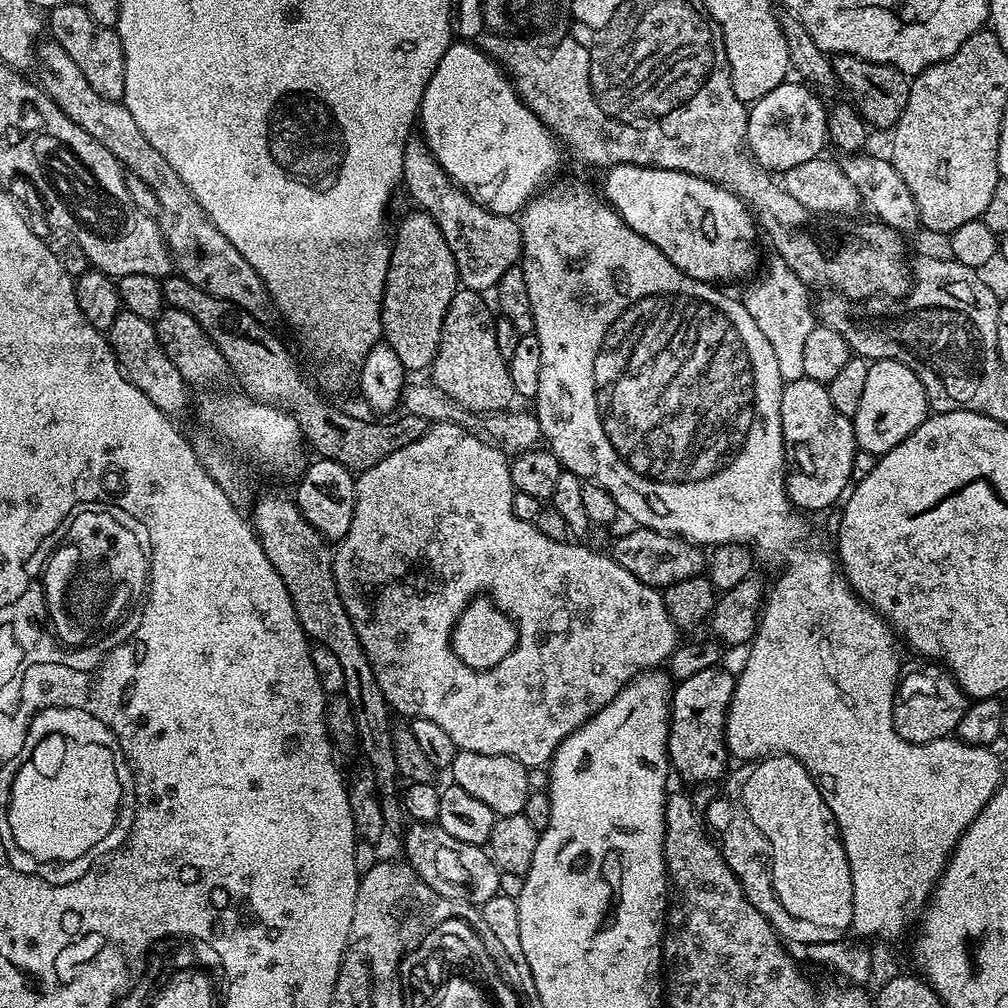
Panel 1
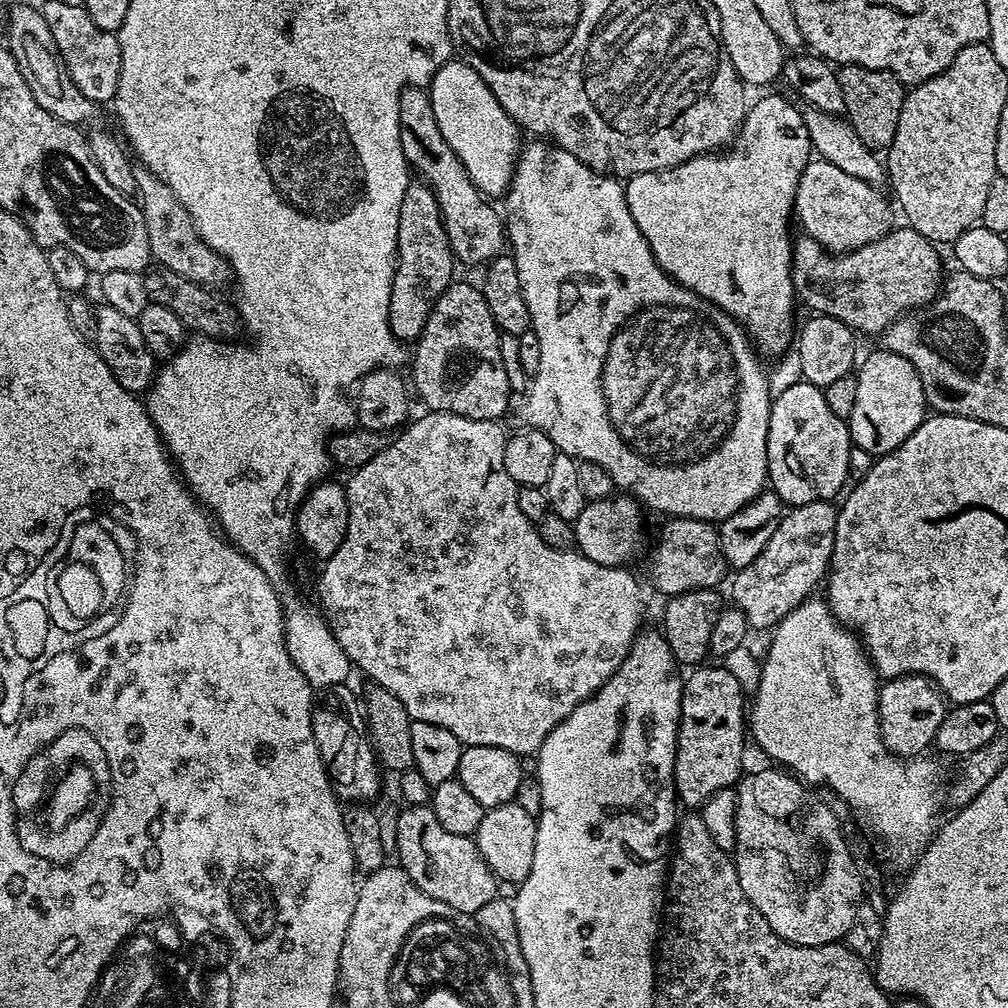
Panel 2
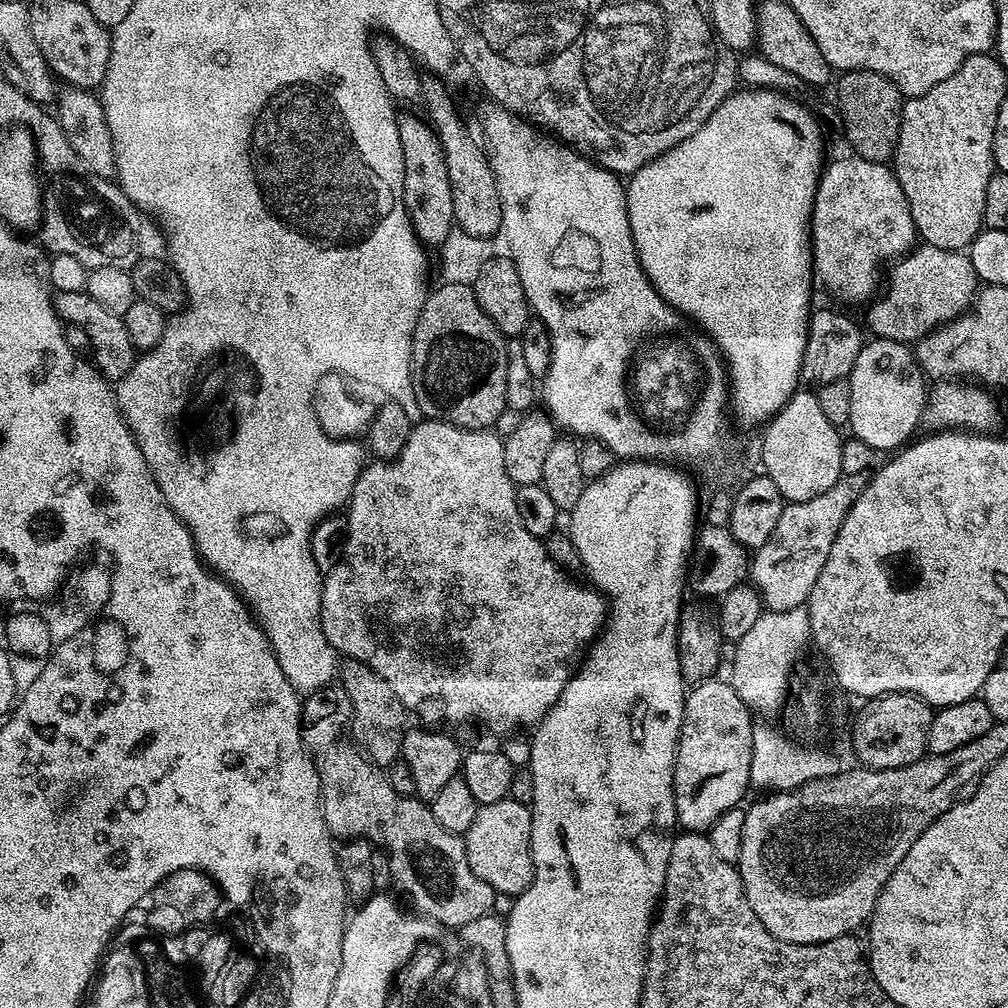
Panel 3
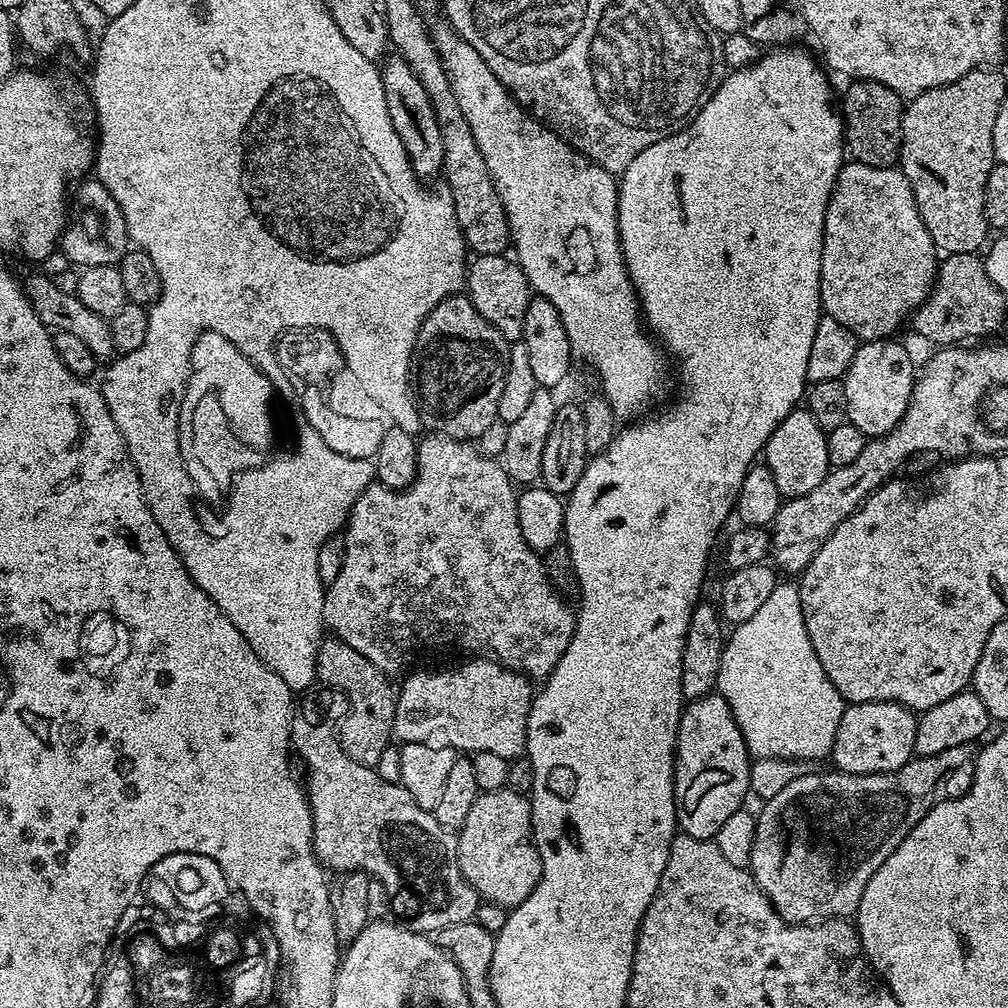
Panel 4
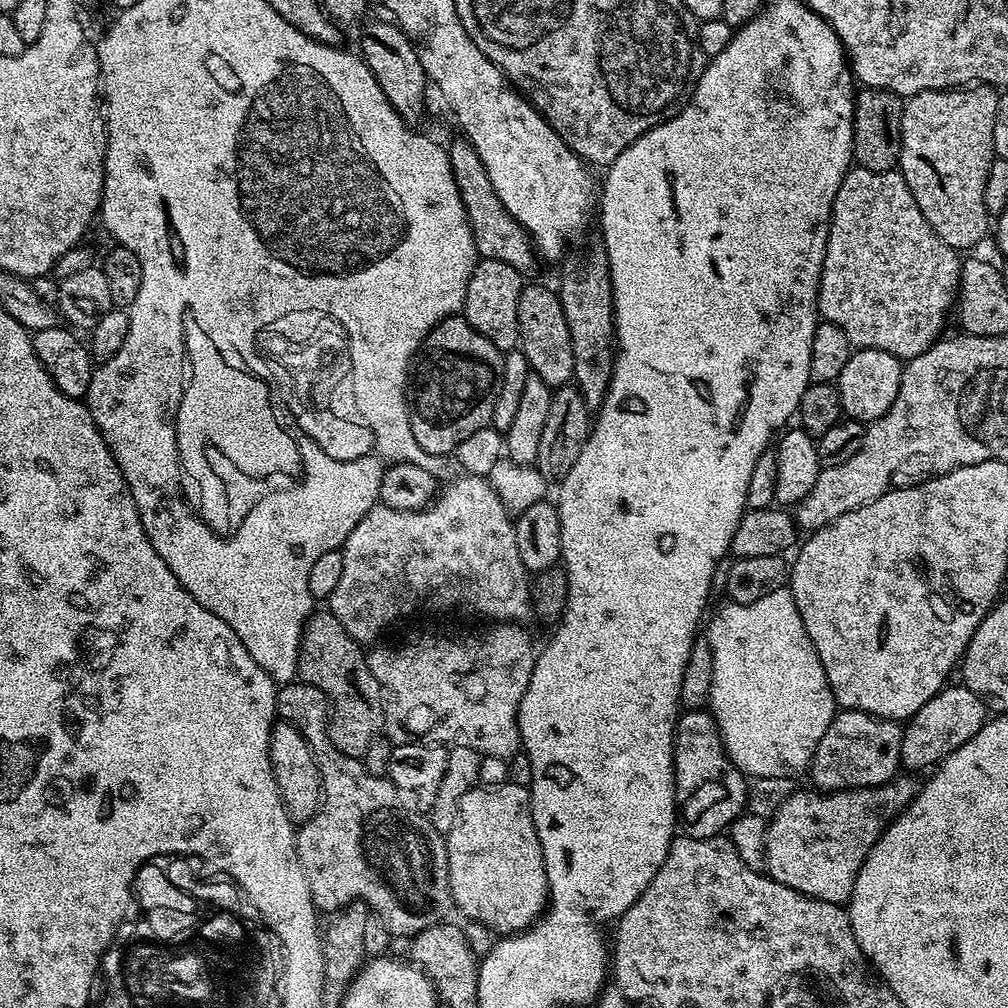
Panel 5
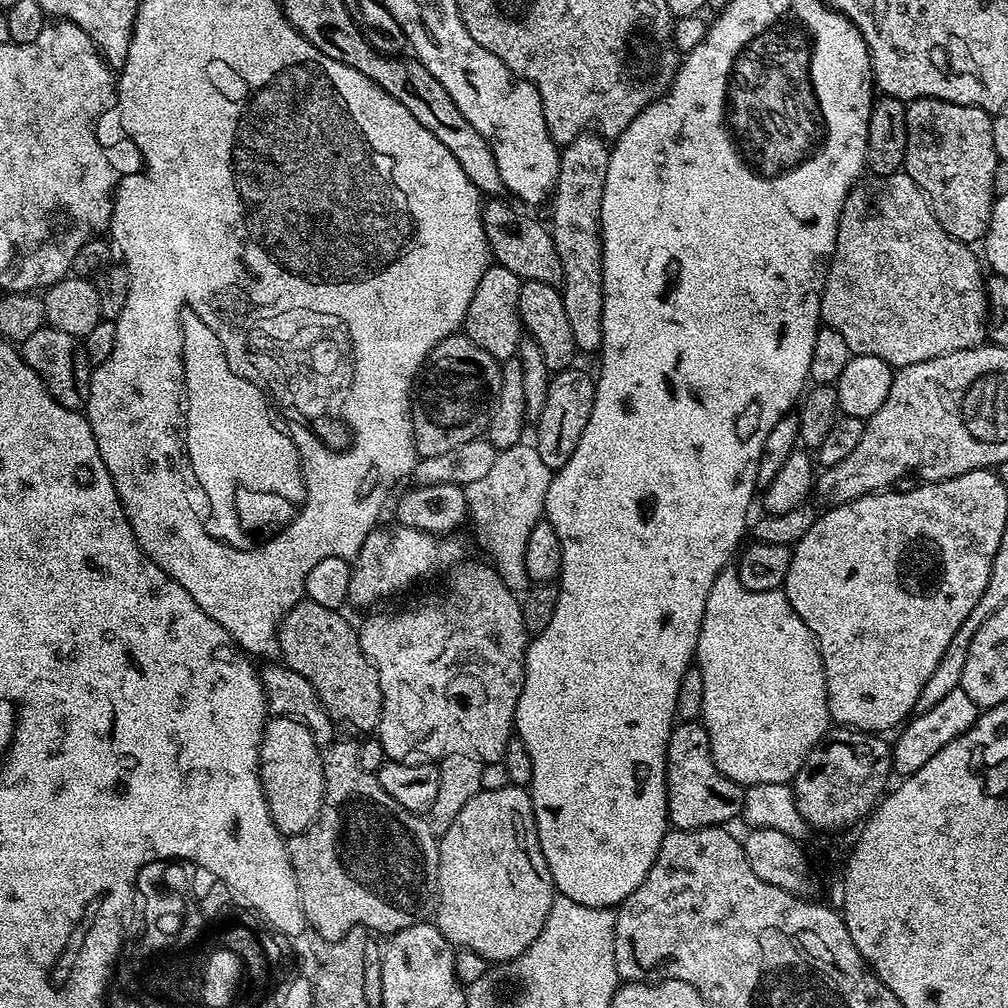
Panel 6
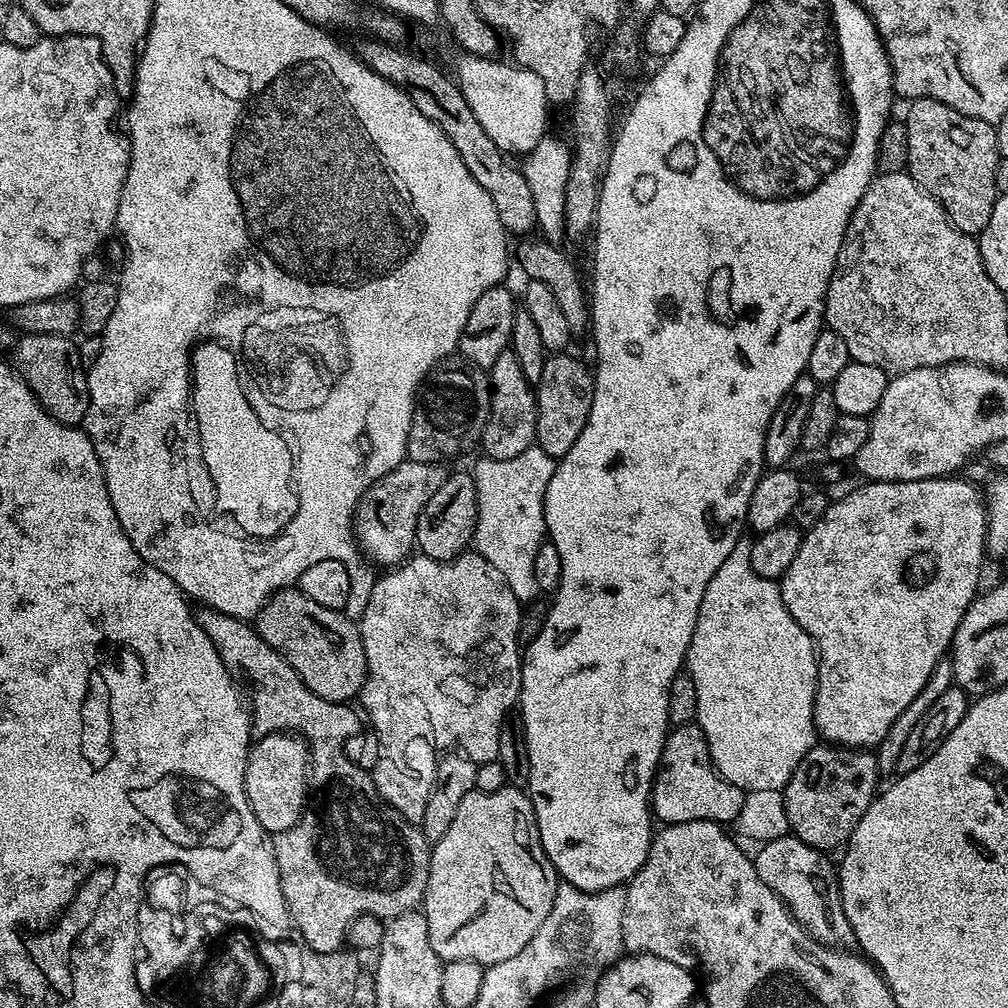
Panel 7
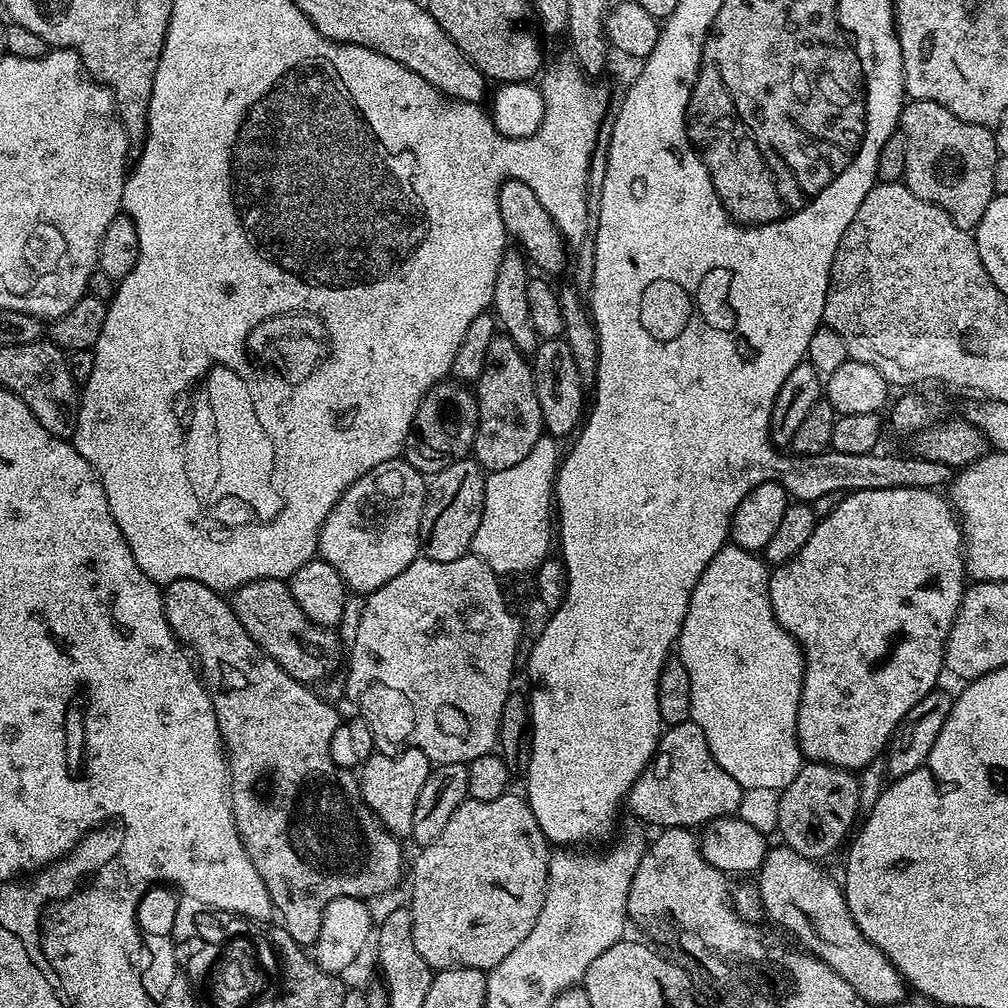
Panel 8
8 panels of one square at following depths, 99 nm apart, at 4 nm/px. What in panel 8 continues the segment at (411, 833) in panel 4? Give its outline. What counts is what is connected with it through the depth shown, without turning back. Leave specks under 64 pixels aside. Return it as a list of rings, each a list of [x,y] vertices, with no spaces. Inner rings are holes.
[[[190,578],[171,580],[163,585],[162,591],[166,618],[174,634],[202,665],[202,679],[212,693],[212,705],[216,711],[224,747],[232,744],[232,748],[236,748],[236,760],[252,760],[252,764],[260,764],[260,768],[266,773],[271,776],[273,774],[276,784],[286,786],[288,792],[294,792],[290,794],[290,798],[298,802],[294,804],[296,818],[304,818],[302,822],[298,820],[298,828],[294,828],[294,832],[298,830],[298,858],[296,854],[292,858],[290,854],[282,854],[286,846],[286,822],[278,818],[278,832],[274,832],[274,820],[260,820],[260,824],[256,824],[256,828],[264,828],[264,832],[260,832],[260,838],[268,838],[268,834],[274,834],[278,840],[276,844],[264,846],[268,850],[262,850],[262,846],[252,848],[254,852],[264,856],[253,858],[252,861],[258,862],[257,870],[262,870],[260,877],[262,882],[266,882],[273,909],[278,913],[278,920],[280,916],[279,923],[286,930],[286,934],[290,934],[290,938],[294,938],[298,945],[312,946],[319,936],[319,930],[322,929],[323,911],[330,902],[343,896],[355,896],[365,902],[371,901],[371,896],[382,895],[387,888],[392,888],[399,882],[403,872],[405,875],[406,860],[404,864],[404,852],[400,849],[401,841],[394,838],[392,832],[386,830],[384,823],[370,810],[370,806],[366,806],[360,793],[357,773],[338,766],[330,758],[330,738],[334,738],[334,730],[338,730],[342,716],[339,716],[318,693],[312,692],[316,690],[286,674],[286,670],[282,670],[282,666],[278,666],[274,658],[267,656],[256,645],[254,638],[246,634],[242,622],[238,622],[238,614],[231,603],[221,593]]]

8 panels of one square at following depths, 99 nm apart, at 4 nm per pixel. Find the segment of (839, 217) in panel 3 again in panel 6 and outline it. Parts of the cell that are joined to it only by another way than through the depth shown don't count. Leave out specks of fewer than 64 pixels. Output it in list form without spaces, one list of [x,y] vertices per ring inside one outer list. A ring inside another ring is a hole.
[[[901,170],[892,176],[872,176],[868,178],[868,181],[866,180],[857,183],[856,187],[849,192],[840,211],[840,221],[836,231],[836,249],[832,252],[828,275],[824,278],[824,293],[820,295],[821,321],[827,327],[838,330],[838,334],[842,334],[842,338],[846,338],[846,346],[850,346],[853,354],[882,358],[882,362],[891,364],[893,369],[905,368],[914,362],[938,358],[942,354],[950,354],[954,350],[966,350],[985,343],[986,325],[990,320],[988,290],[985,273],[980,273],[981,261],[978,256],[978,261],[976,261],[976,256],[972,253],[973,249],[969,245],[963,244],[961,240],[956,240],[950,234],[946,234],[946,230],[940,228],[938,218],[934,218],[927,196],[908,177],[907,172]]]

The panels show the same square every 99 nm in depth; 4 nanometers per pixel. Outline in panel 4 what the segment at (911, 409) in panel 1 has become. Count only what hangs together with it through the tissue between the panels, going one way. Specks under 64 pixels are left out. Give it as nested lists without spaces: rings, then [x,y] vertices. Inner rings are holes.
[[[899,339],[869,340],[861,343],[854,354],[854,362],[850,362],[848,373],[843,376],[846,390],[847,423],[858,426],[862,434],[869,438],[885,436],[906,414],[906,406],[910,406],[910,394],[918,375],[917,365],[912,365],[912,356],[899,344]]]

